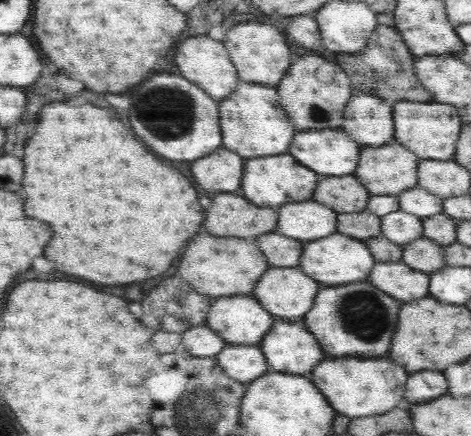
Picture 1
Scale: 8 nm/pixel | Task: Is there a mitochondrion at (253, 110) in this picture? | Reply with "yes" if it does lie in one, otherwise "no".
no

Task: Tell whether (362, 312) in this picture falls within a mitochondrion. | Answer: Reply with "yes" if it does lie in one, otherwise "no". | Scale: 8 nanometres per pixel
yes

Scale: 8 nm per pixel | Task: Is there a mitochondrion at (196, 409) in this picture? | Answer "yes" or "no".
yes

